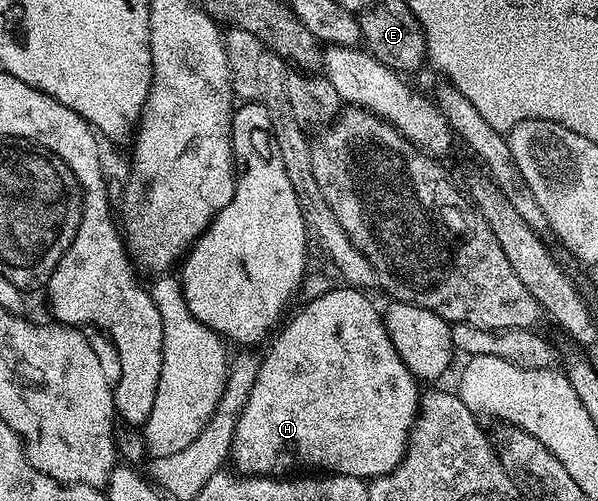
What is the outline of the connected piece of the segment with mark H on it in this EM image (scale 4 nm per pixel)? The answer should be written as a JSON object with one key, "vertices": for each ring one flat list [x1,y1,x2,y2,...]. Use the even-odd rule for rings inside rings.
{"vertices":[[330,287,328,292,316,296,314,300,302,303,302,308,297,313,295,313,296,311,292,313,293,321,289,325,286,323,272,337,271,343,268,345,268,347,270,346,269,353,265,357,263,355,260,357,251,398,247,398,247,406,241,411,241,416,237,419,235,426,231,464,238,473,281,478,297,470,292,470,292,468,297,468,302,464,305,467,302,469,305,470,320,470,322,473,334,476,354,476,368,482,374,476,382,476,395,470,395,466,399,466,399,462,405,457,405,451,409,445,409,431,413,429,413,423,417,420,417,410,422,398,422,393,417,392,419,380,413,376,411,370,403,362,403,358,396,352,396,348,388,336,388,330,385,328,382,313,379,310,377,313,376,306,365,297,368,295,355,288,340,287]]}

